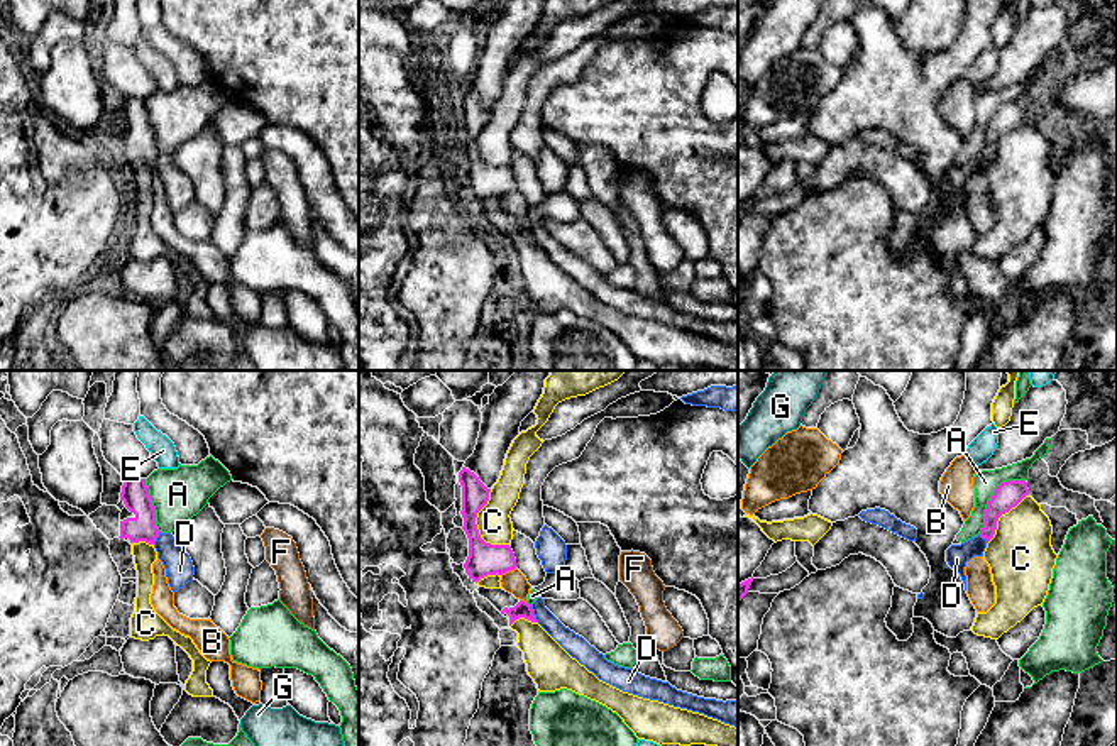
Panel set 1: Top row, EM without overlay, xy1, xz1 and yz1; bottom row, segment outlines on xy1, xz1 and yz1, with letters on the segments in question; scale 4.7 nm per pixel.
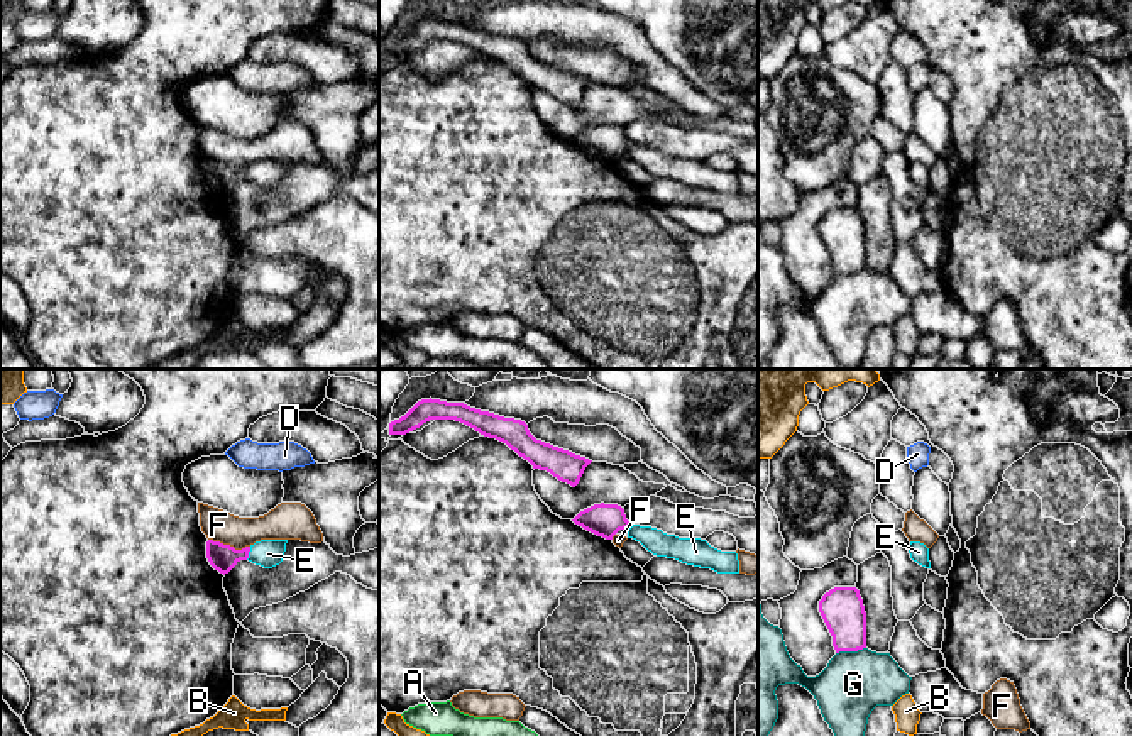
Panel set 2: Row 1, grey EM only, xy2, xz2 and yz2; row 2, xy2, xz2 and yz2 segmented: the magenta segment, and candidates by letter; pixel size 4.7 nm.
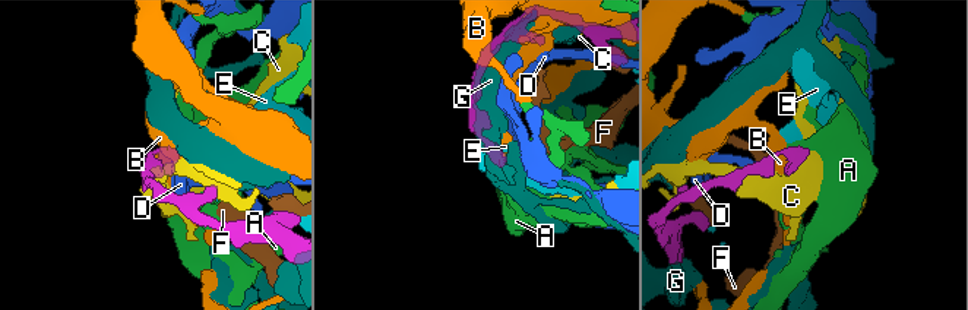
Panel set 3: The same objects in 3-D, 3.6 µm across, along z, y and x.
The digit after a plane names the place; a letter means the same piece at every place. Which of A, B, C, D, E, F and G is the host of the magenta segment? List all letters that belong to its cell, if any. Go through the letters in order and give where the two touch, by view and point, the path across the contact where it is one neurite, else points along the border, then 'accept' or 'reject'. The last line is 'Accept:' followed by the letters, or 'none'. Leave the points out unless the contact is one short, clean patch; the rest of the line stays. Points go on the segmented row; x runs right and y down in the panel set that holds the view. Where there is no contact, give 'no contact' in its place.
A: yz1 (992, 498) | along yz1 (1024, 479), (1007, 479), (995, 489), (979, 533) | reject
B: xz1 (508, 570) | along xz1 (515, 567), (501, 575) | reject
C: xz1 (476, 526) | reject
D: xz1 (533, 614) | along xz1 (530, 606), (537, 621) | reject
E: xy2 (247, 554) | across xy2 (222, 557), (247, 554), (268, 554) | accept
F: xy2 (229, 545) | along xy2 (208, 538), (236, 549), (249, 547) | reject
G: yz2 (850, 650) | reject
Accept: E

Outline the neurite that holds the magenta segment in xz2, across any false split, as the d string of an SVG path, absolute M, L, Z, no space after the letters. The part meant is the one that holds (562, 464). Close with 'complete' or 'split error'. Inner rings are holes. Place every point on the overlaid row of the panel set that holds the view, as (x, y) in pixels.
M421 399L404 416L389 423L389 435L406 435L430 420L455 420L484 437L506 443L533 469L547 470L562 482L575 487L592 462L569 450L536 440L521 420L504 418L489 411L470 408L464 403Z; complete

